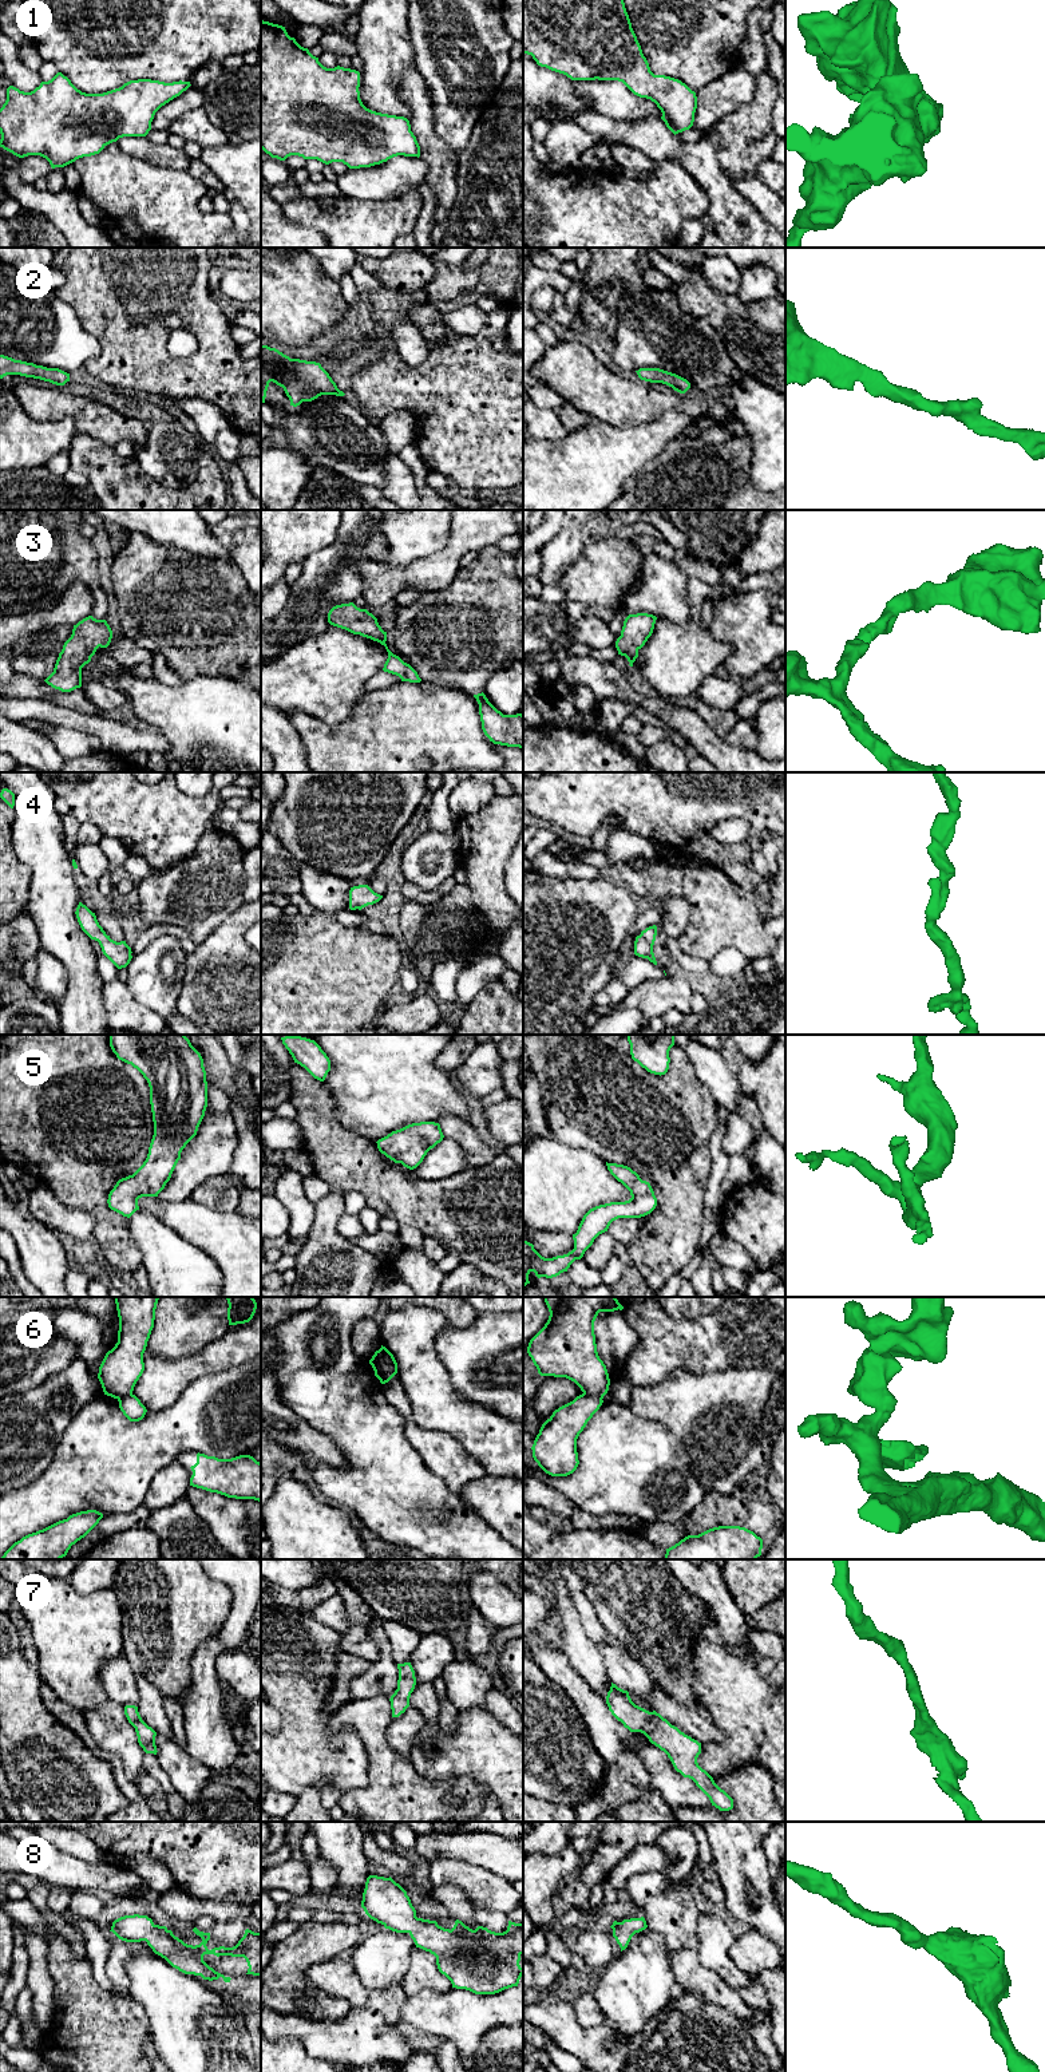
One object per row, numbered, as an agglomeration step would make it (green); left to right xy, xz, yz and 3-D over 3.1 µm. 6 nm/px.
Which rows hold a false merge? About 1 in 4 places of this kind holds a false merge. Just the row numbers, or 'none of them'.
6

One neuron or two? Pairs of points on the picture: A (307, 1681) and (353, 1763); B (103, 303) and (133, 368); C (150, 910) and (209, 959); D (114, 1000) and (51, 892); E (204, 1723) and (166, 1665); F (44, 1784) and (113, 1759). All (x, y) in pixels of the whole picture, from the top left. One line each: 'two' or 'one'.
A: one
B: one
C: two
D: two
E: two
F: two

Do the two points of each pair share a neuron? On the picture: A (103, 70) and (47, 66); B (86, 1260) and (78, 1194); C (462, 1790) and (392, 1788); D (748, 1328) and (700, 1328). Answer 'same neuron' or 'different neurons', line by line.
A: different neurons
B: different neurons
C: same neuron
D: same neuron

